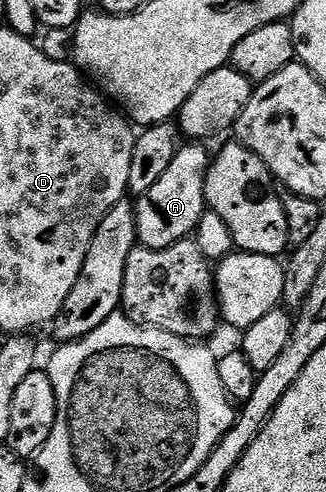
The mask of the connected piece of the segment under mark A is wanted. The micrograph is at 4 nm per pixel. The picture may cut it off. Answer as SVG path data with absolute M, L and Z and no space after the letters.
M189 142L178 147L171 166L163 178L136 201L137 239L146 248L170 248L175 242L192 237L199 226L199 218L207 211L205 203L205 179L209 169L211 152L201 142Z

